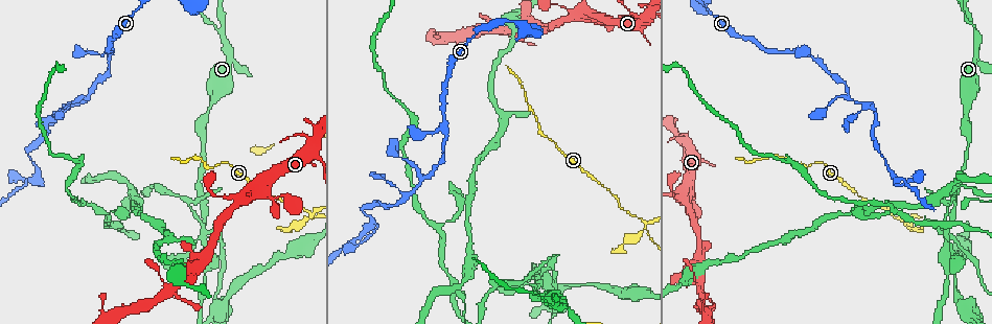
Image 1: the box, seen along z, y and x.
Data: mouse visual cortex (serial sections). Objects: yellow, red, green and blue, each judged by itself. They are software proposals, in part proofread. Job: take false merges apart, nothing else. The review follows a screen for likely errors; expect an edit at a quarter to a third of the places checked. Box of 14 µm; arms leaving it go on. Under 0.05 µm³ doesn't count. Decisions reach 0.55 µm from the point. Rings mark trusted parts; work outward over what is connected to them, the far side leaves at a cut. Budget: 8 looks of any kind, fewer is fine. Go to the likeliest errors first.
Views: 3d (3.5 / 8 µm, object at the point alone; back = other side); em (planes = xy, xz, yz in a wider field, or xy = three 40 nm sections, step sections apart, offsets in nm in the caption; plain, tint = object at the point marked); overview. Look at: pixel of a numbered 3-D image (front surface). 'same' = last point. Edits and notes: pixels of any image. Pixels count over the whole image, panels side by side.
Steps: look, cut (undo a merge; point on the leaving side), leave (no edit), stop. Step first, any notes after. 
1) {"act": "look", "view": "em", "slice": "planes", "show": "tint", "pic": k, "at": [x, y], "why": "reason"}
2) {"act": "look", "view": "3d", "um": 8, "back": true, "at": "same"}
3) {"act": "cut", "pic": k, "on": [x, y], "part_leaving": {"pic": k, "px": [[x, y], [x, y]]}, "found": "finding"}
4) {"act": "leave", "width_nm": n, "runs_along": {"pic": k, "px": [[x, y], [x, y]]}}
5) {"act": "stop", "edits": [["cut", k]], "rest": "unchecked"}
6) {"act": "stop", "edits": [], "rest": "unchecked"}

{"act": "look", "view": "3d", "um": 3.5, "pic": 1, "at": [538, 277], "why": "abrupt turn"}

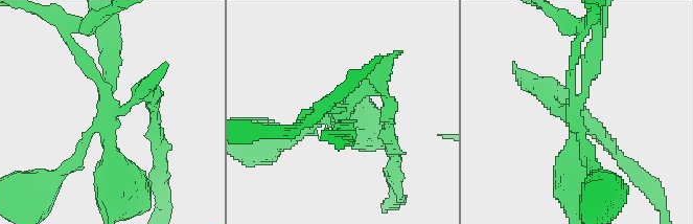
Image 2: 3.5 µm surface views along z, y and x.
{"act": "look", "view": "em", "slice": "xy", "step": 2, "show": "tint", "pic": 2, "at": [107, 107], "why": "now the EM"}

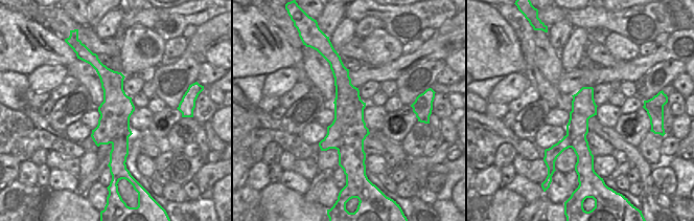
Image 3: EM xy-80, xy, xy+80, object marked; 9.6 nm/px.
{"act": "look", "view": "em", "slice": "xy", "step": 5, "show": "tint", "at": "same"}

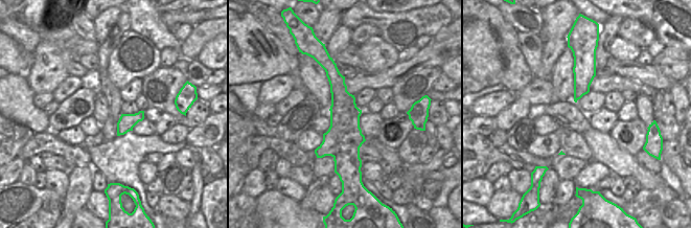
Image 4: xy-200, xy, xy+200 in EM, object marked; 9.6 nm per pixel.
{"act": "cut", "pic": 2, "on": [561, 97], "width_nm": 360, "found": "a second cell is stuck on"}

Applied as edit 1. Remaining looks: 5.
{"act": "look", "view": "overview"}

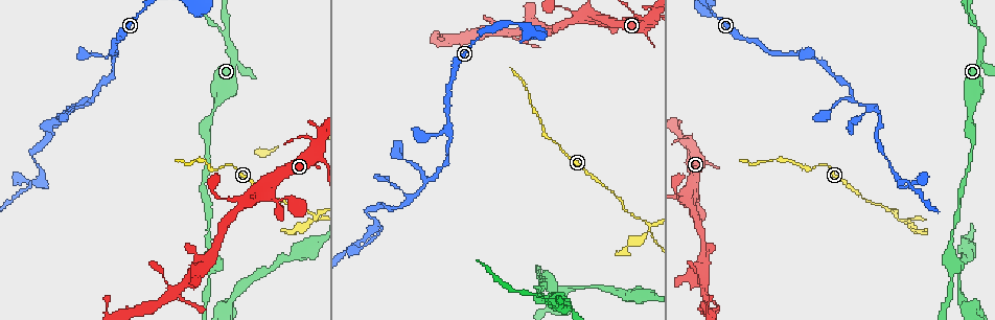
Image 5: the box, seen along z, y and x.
{"act": "look", "view": "3d", "um": 8, "pic": 5, "at": [646, 223], "why": "three-way junction"}

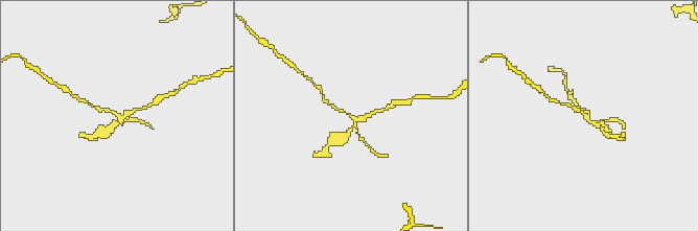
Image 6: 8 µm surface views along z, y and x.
{"act": "look", "view": "em", "slice": "xy", "step": 2, "show": "tint", "pic": 6, "at": [116, 116], "why": "need the tissue"}

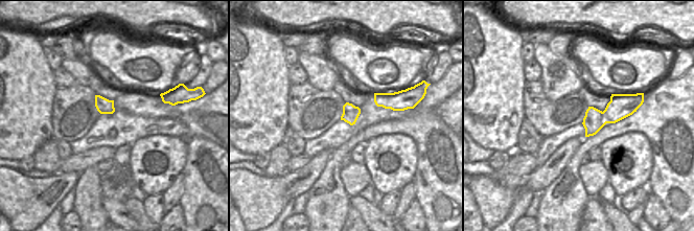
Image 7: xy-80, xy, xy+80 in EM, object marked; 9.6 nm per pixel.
{"act": "cut", "pic": 6, "on": [107, 132], "arms": 3, "arm_widths_nm": [150, 150, 200], "border": {"pic": 7, "px": [[602, 112], [606, 122]]}, "found": "two cells meet here"}

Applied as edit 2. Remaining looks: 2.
{"act": "look", "view": "3d", "um": 8, "pic": 5, "at": [560, 307], "why": "calibre changes"}

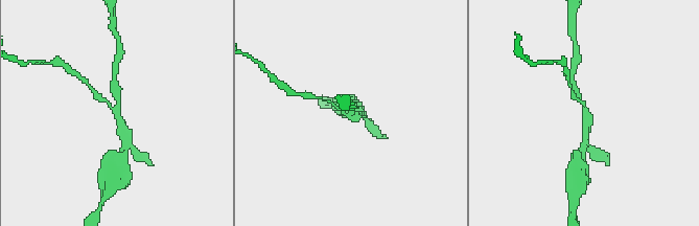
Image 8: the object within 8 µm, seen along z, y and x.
{"act": "look", "view": "em", "slice": "xy", "step": 3, "show": "tint", "pic": 8, "at": [584, 111], "arms": 3, "arm_widths_nm": [100, 250, 250]}

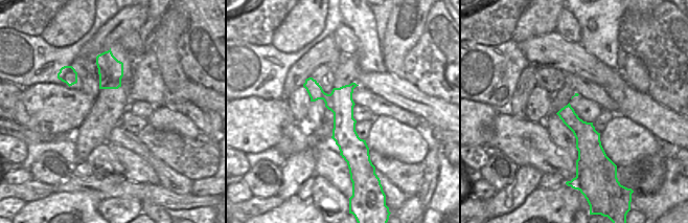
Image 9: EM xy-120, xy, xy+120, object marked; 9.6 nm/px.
{"act": "cut", "pic": 8, "on": [98, 96], "part_leaving": {"pic": 8, "px": [[113, 108], [82, 78]]}, "found": "two cells meet here"}

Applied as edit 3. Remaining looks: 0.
{"act": "stop", "edits": [["cut", 2], ["cut", 6], ["cut", 8]], "rest": "unchecked"}

